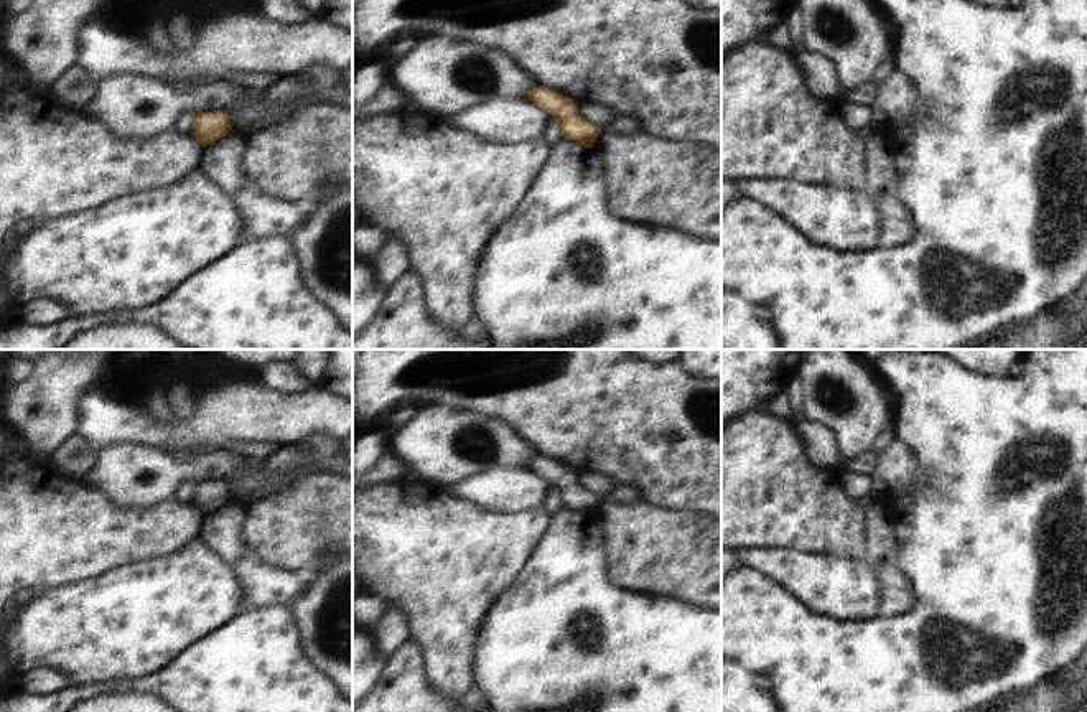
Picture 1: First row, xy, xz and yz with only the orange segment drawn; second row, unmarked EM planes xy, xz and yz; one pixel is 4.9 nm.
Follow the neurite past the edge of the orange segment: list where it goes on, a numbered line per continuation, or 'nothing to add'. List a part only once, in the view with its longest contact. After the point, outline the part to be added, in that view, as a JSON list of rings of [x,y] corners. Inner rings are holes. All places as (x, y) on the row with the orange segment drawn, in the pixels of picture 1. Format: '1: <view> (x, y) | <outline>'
nothing to add

